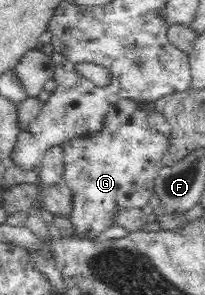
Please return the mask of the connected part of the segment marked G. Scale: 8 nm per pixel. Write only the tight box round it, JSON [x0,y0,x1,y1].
[61,99,169,239]

